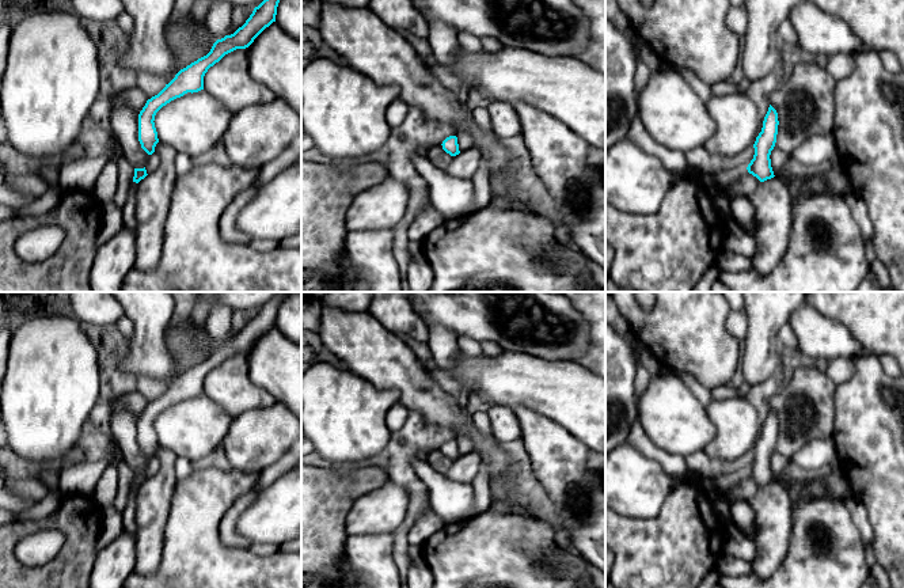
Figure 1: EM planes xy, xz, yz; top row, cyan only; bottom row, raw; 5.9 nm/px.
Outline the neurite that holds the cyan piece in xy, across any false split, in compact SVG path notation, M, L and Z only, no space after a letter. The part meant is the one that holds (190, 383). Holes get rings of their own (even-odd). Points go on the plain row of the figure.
M281 292L265 303L254 312L242 331L233 338L217 344L206 360L181 373L157 399L147 405L138 418L138 445L148 459L155 456L155 451L159 447L153 426L156 417L171 405L187 397L193 398L204 394L204 380L210 371L219 367L225 359L236 353L248 352L266 331L276 326L278 307L289 293L292 292Z

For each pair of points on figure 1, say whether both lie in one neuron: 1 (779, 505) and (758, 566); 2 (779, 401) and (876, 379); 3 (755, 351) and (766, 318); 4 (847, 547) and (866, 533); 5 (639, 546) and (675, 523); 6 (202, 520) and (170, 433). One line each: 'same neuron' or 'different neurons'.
1: same neuron
2: different neurons
3: same neuron
4: different neurons
5: same neuron
6: different neurons

